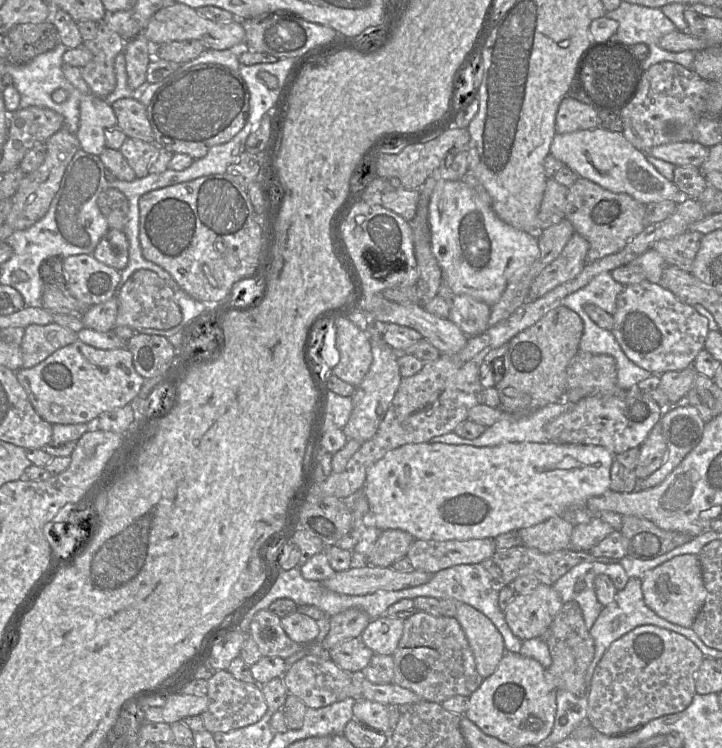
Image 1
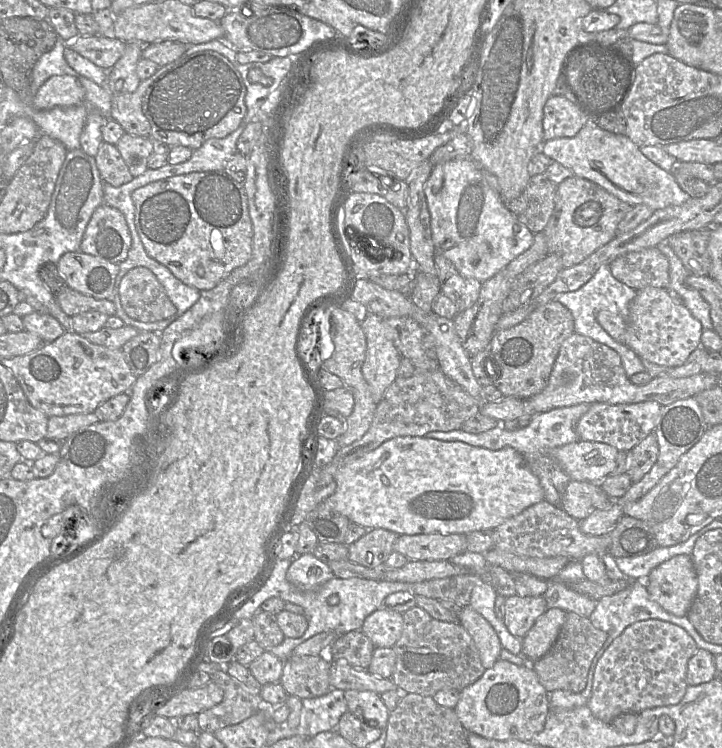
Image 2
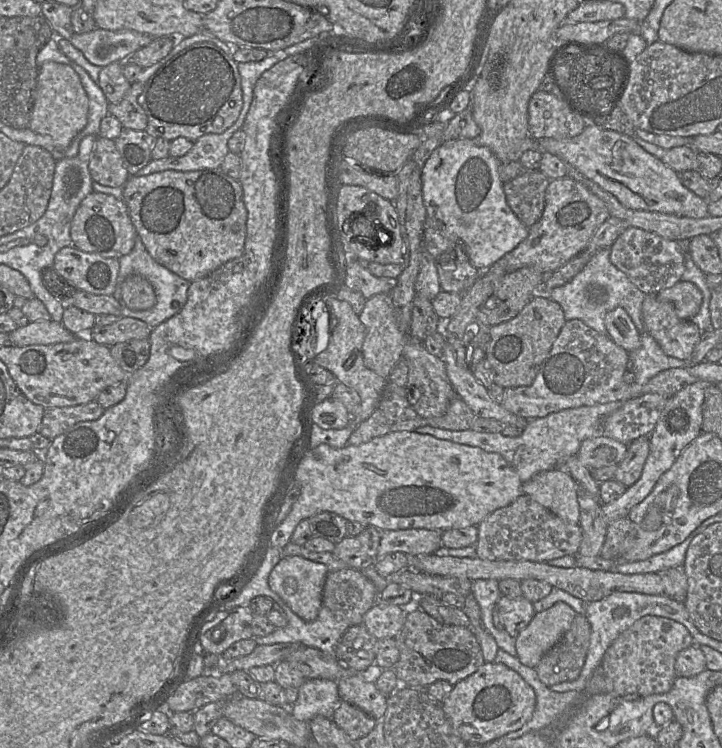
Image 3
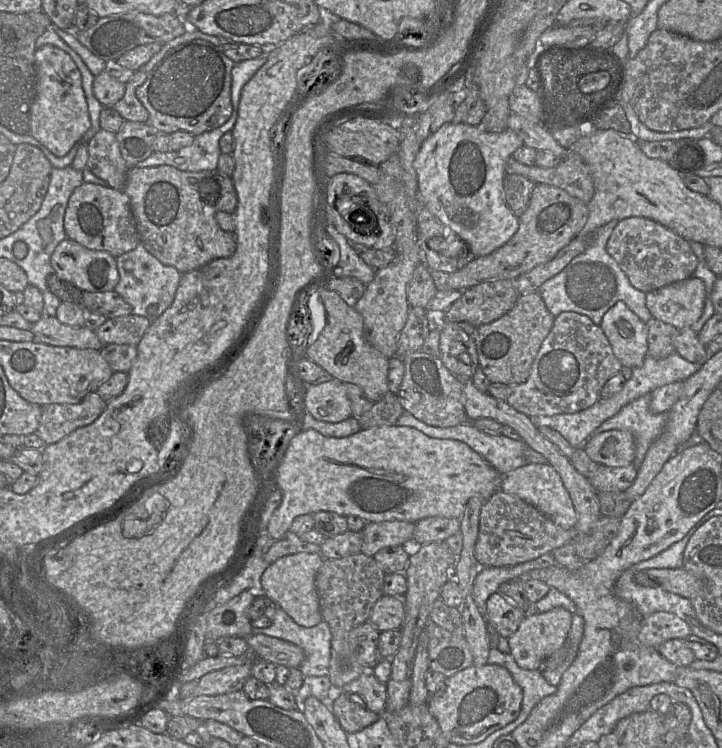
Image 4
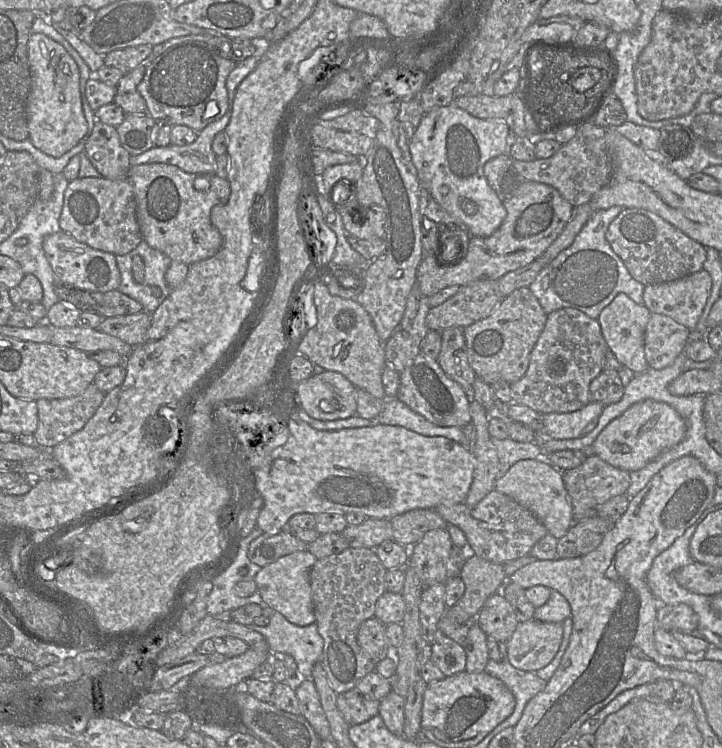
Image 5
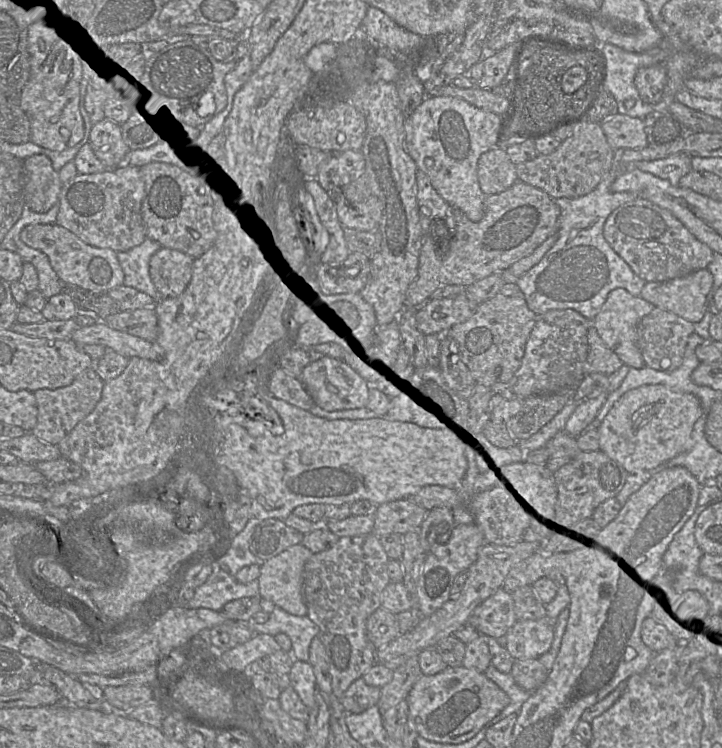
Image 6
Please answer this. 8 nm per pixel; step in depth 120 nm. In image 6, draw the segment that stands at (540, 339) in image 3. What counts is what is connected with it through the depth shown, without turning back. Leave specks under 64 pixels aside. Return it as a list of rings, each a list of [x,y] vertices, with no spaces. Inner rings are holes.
[[[507,282],[494,297],[480,303],[469,319],[455,324],[445,335],[457,342],[462,359],[476,382],[491,387],[497,382],[510,382],[520,368],[536,319],[518,284]]]

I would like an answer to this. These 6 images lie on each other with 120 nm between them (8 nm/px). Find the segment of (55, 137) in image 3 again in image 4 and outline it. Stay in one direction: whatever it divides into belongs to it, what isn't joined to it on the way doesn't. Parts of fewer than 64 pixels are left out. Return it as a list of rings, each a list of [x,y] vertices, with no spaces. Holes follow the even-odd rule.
[[[47,44],[35,51],[35,98],[31,106],[30,134],[55,156],[65,156],[90,128],[82,76],[73,59]]]

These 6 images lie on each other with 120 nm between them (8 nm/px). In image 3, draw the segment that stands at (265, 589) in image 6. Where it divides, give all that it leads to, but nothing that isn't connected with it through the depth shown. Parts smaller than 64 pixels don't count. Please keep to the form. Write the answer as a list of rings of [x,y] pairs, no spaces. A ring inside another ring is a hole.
[[[301,556],[284,557],[270,572],[268,585],[299,618],[312,622],[322,606],[322,590],[328,572],[328,568],[322,563]]]

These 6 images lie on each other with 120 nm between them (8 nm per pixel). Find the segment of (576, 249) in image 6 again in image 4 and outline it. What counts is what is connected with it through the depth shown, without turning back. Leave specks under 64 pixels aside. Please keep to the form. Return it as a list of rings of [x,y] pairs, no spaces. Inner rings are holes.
[[[617,220],[599,228],[589,247],[576,256],[560,273],[545,281],[538,289],[547,309],[555,317],[562,312],[577,312],[588,316],[596,325],[601,324],[604,314],[618,301],[623,301],[644,323],[652,318],[646,306],[646,293],[630,283],[625,272],[606,249]]]

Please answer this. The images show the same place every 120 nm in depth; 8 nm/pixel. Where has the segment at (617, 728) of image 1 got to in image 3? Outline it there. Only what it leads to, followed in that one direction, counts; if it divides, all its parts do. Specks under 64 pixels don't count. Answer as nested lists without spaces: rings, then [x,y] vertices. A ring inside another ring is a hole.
[[[653,615],[640,618],[622,632],[603,655],[601,668],[605,675],[605,693],[618,697],[667,693],[677,677],[677,655],[691,645],[694,645],[694,639],[683,624]]]

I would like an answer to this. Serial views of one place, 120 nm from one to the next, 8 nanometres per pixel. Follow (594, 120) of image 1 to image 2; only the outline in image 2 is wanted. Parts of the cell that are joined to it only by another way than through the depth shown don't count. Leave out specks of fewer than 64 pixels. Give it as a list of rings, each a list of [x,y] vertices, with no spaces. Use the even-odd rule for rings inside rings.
[[[552,95],[543,109],[544,141],[572,138],[591,123],[592,115],[579,103],[575,104],[561,95]]]

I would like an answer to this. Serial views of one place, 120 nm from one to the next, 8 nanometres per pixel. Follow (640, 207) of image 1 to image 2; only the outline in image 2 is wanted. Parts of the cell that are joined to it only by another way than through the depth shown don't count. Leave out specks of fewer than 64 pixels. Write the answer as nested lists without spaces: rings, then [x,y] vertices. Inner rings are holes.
[[[567,178],[557,185],[555,207],[543,230],[549,254],[557,254],[564,268],[579,264],[616,237],[619,222],[632,207],[587,179]]]

